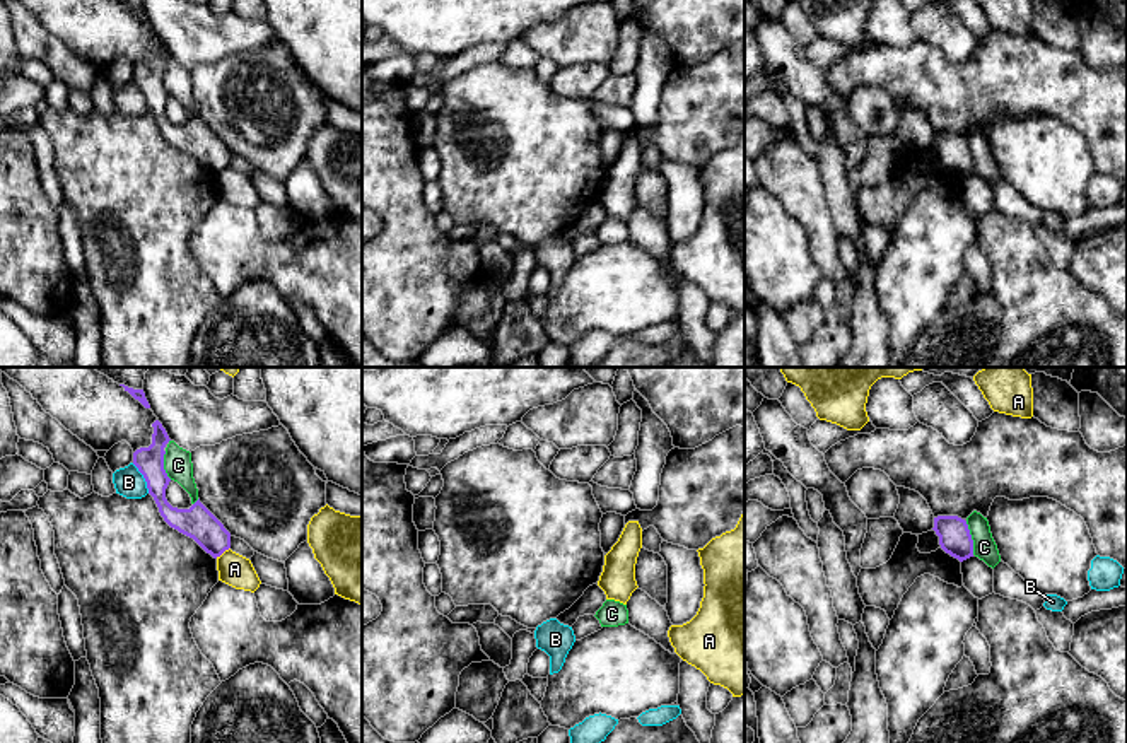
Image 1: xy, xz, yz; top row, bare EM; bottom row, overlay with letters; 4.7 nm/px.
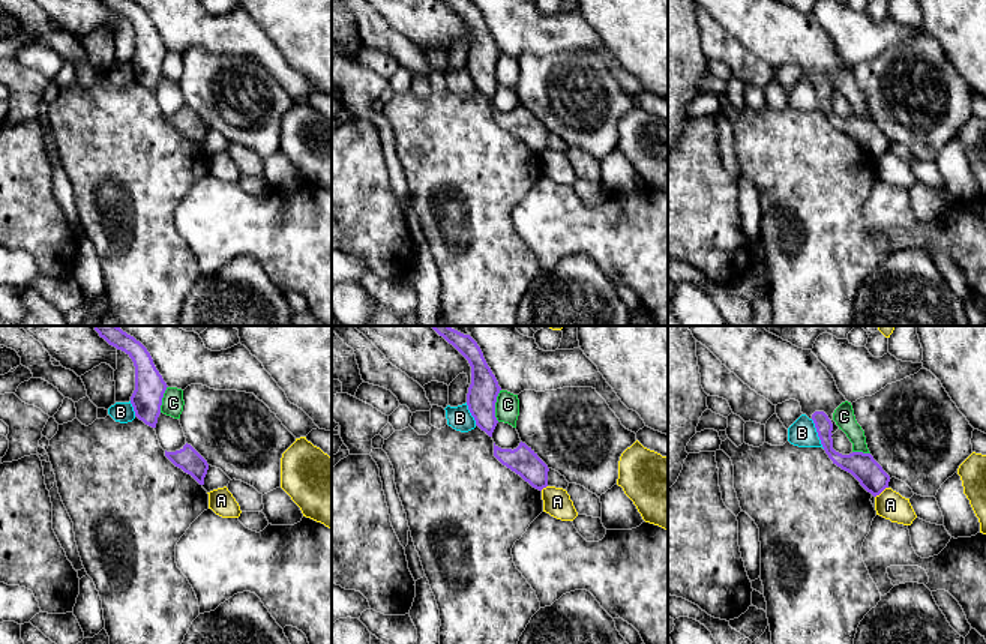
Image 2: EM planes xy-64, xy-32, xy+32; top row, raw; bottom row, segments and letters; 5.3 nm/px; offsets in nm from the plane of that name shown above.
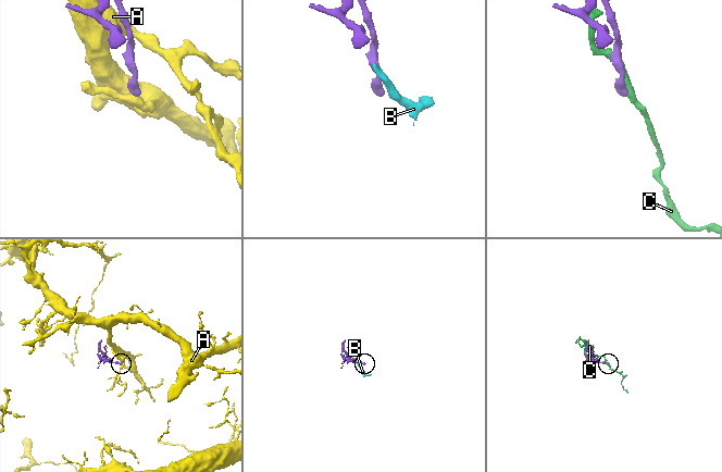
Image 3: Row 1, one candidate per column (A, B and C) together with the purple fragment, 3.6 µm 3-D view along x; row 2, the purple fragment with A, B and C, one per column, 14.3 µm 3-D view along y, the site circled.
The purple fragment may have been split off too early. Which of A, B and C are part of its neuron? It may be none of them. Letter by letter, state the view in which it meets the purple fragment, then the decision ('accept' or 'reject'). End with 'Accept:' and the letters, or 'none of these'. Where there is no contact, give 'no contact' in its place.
A: xy | reject
B: xy | reject
C: yz | reject
Accept: none of these

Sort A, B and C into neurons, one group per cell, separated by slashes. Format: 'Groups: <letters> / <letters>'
Groups: A / B / C

